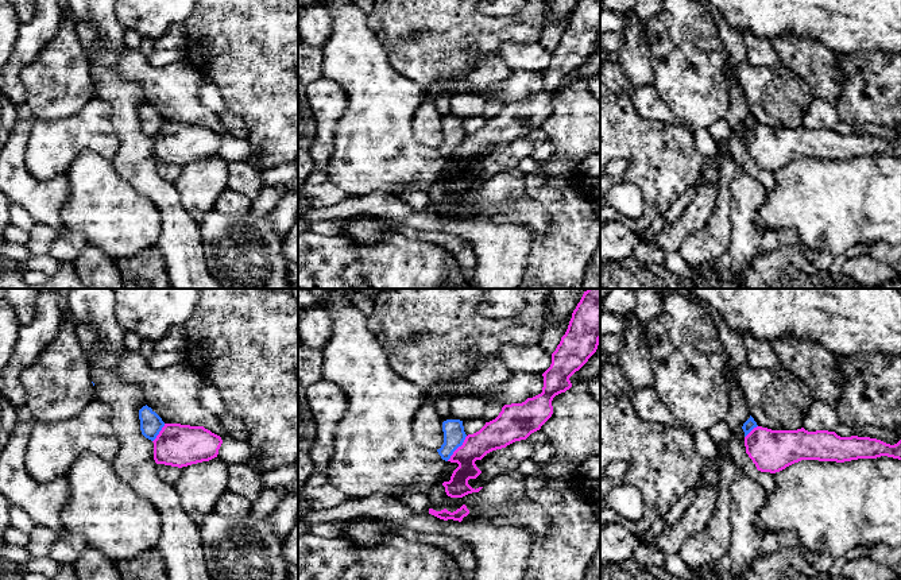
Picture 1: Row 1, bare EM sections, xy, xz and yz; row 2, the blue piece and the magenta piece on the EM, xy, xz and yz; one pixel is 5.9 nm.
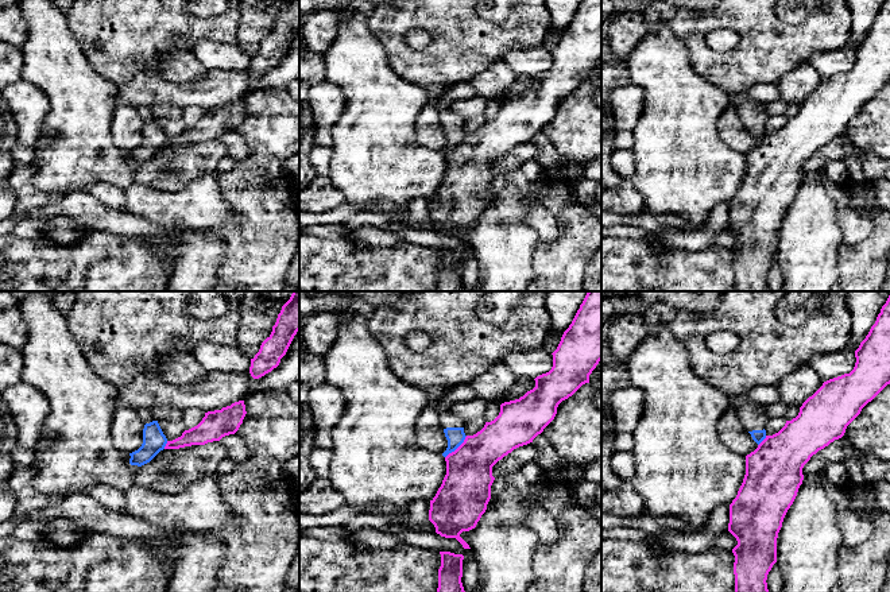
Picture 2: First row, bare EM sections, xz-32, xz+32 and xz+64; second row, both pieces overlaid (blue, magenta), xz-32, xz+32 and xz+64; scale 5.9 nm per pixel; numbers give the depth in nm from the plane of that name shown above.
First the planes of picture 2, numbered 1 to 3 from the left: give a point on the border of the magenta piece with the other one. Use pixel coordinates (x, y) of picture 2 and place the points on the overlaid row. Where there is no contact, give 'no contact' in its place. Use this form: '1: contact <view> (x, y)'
1: contact xz-32 (165, 445)
2: contact xz+32 (456, 448)
3: contact xz+64 (762, 440)

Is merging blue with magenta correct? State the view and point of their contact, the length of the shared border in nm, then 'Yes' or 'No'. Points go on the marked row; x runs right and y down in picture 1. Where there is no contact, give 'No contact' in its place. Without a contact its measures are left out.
Touches blue at xz (457, 447). Shared border 200 nm. No

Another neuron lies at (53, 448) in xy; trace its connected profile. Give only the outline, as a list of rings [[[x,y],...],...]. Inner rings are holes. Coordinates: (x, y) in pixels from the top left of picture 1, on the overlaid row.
[[[94,398],[84,410],[58,424],[35,422],[26,448],[26,469],[40,483],[66,476],[85,452],[113,461],[120,445],[112,426],[112,409]]]

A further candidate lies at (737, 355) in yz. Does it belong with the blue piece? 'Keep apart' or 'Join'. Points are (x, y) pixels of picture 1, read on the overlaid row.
Keep apart

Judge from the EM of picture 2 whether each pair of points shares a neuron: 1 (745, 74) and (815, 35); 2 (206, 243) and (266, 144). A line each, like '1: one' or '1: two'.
1: one
2: two

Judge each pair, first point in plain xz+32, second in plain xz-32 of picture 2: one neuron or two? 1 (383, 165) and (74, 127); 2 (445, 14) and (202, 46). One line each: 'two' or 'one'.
1: one
2: two

